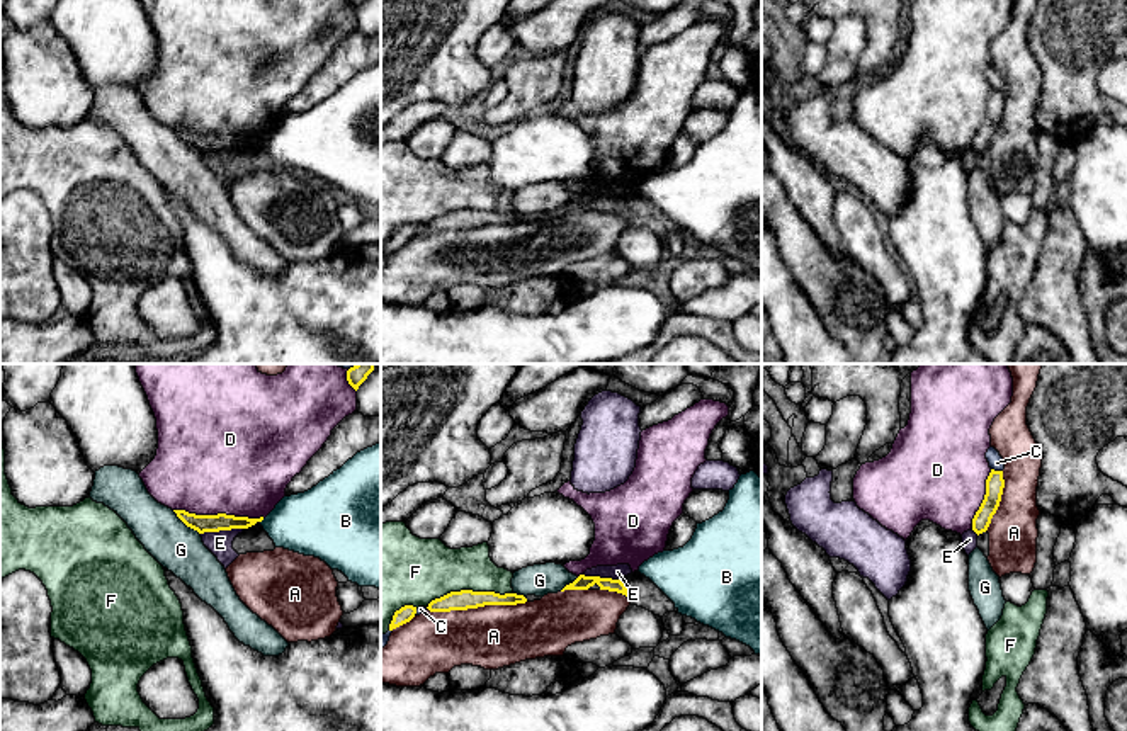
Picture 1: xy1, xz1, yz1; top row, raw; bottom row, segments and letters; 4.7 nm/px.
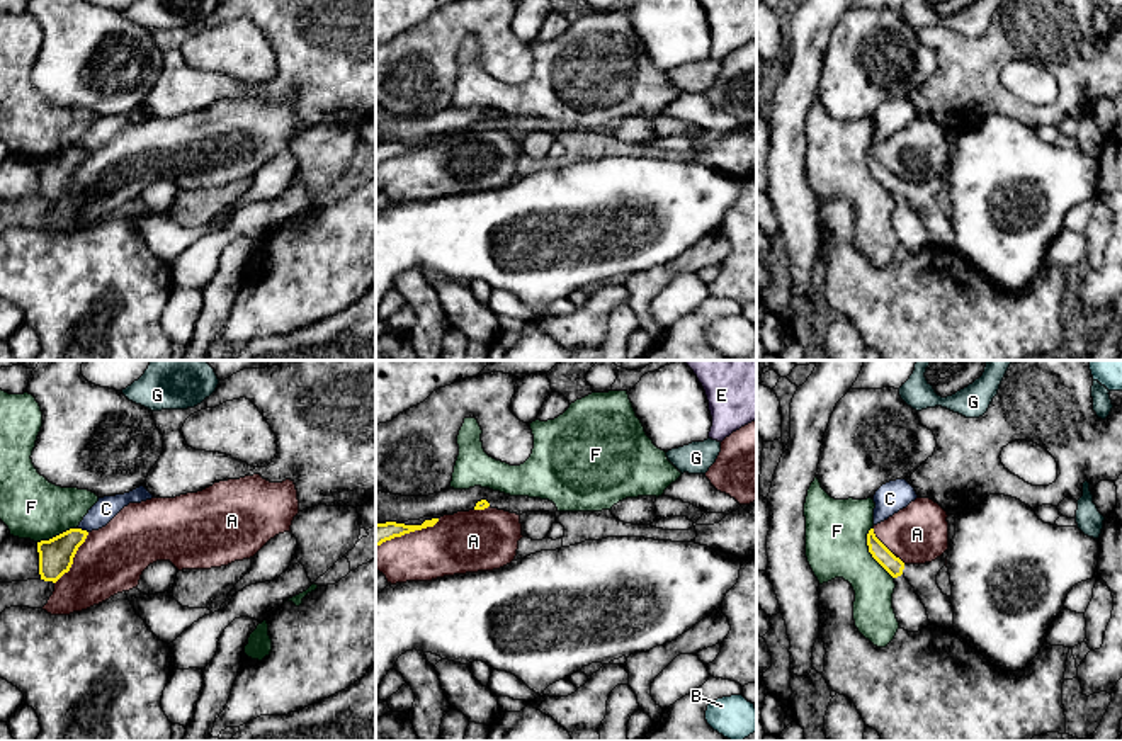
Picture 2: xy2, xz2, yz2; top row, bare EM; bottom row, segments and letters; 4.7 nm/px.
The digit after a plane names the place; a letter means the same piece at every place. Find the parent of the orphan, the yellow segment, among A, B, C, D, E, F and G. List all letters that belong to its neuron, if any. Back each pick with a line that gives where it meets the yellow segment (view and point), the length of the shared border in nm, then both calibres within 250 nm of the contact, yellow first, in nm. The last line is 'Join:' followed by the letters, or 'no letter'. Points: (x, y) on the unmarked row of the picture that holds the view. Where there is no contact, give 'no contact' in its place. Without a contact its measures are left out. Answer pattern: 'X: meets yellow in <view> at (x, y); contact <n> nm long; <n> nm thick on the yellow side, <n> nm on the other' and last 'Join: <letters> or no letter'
Join: no letter

